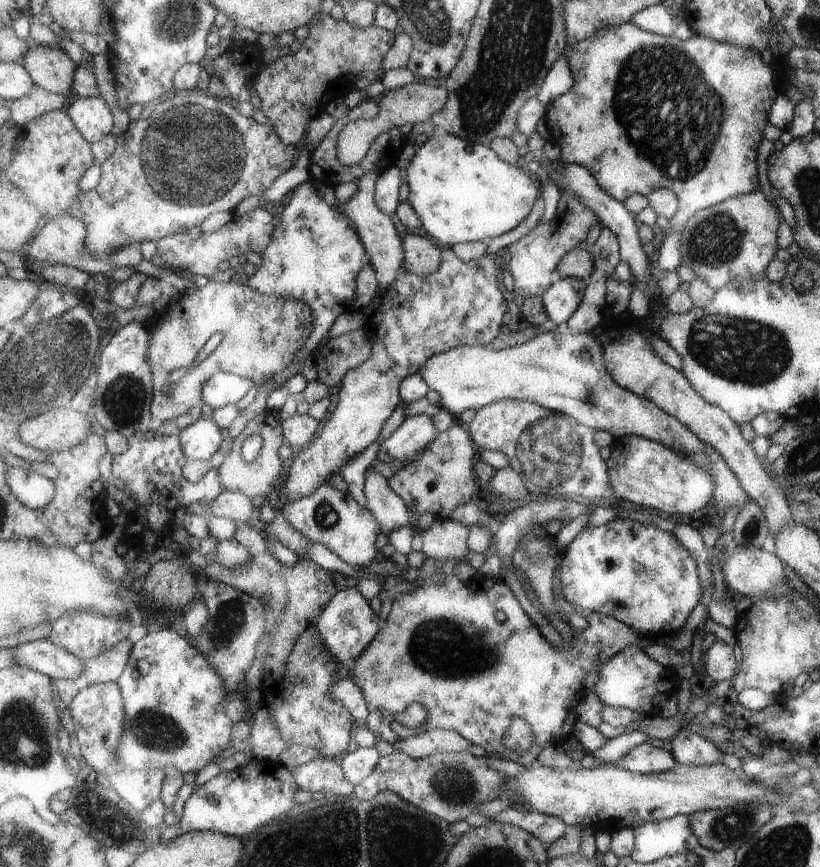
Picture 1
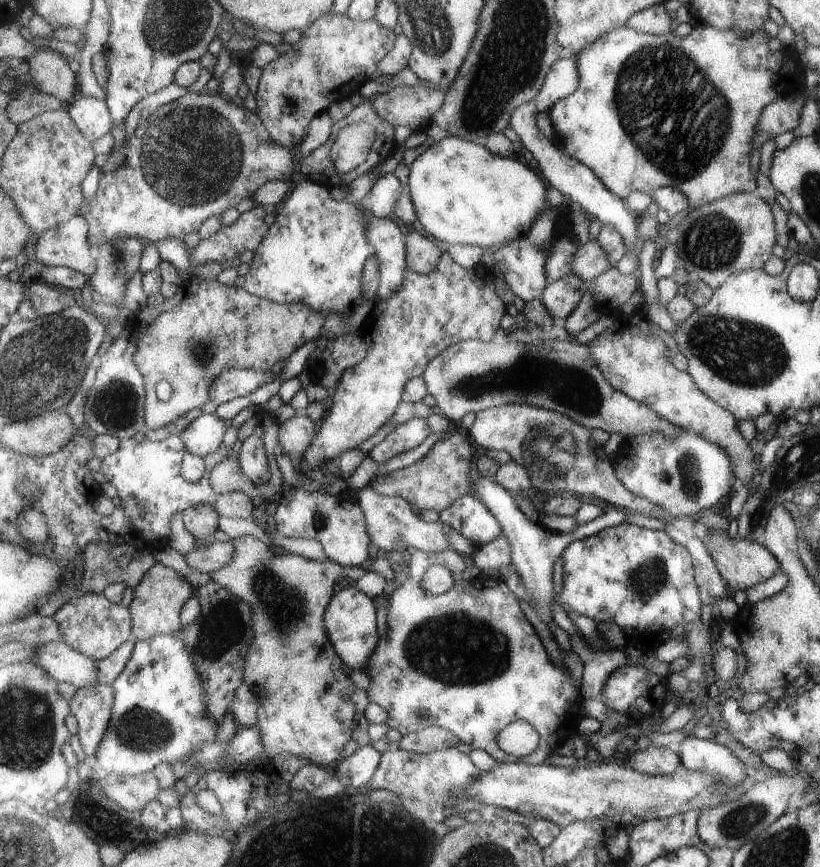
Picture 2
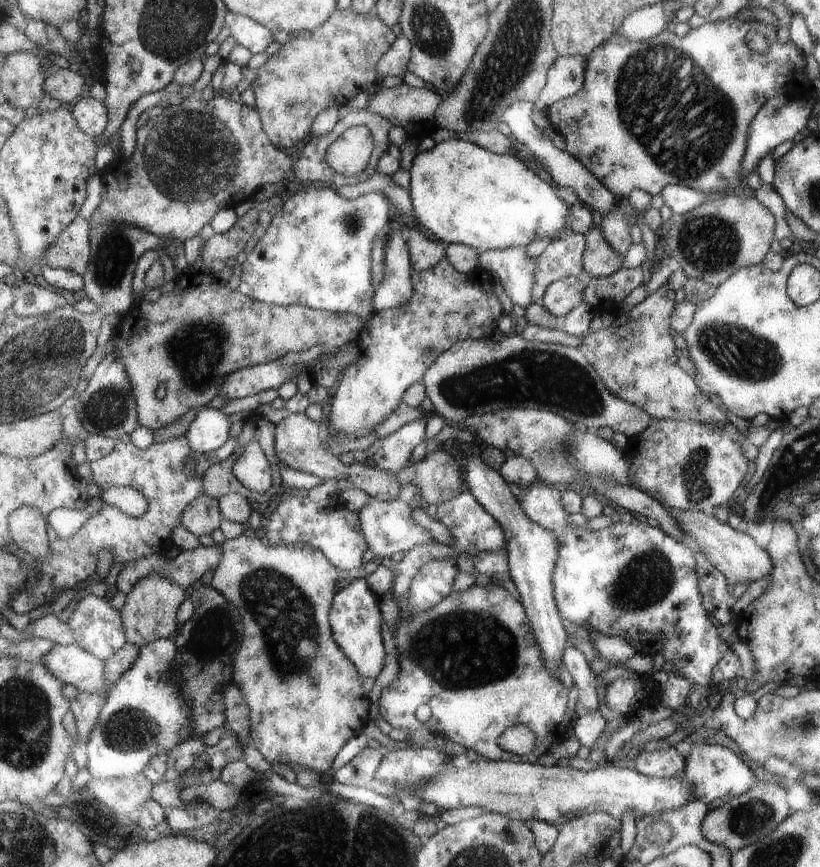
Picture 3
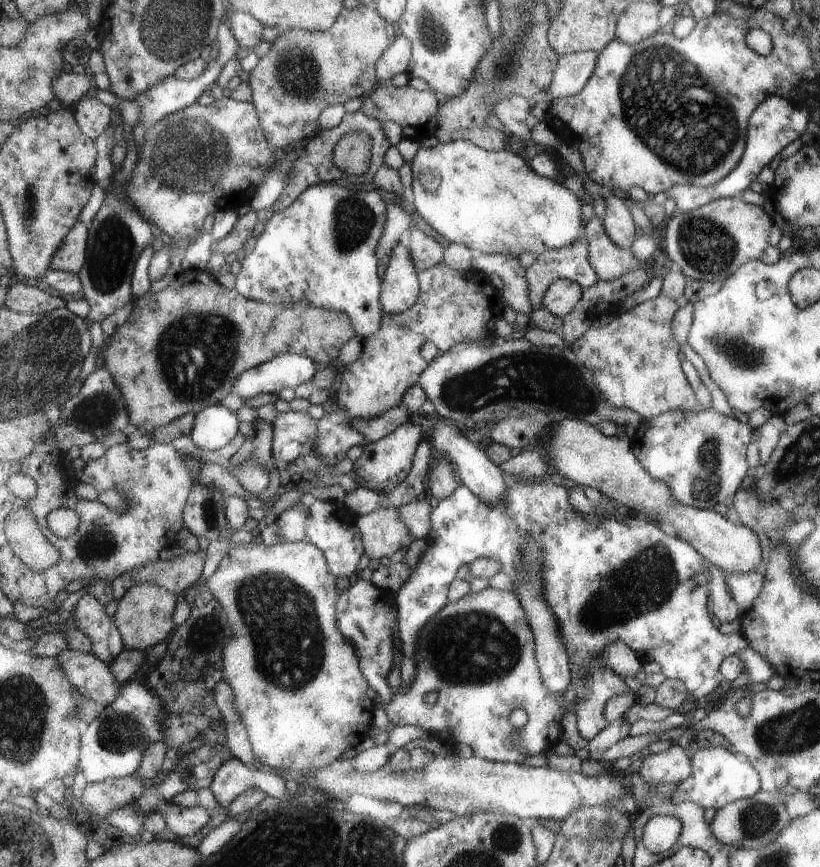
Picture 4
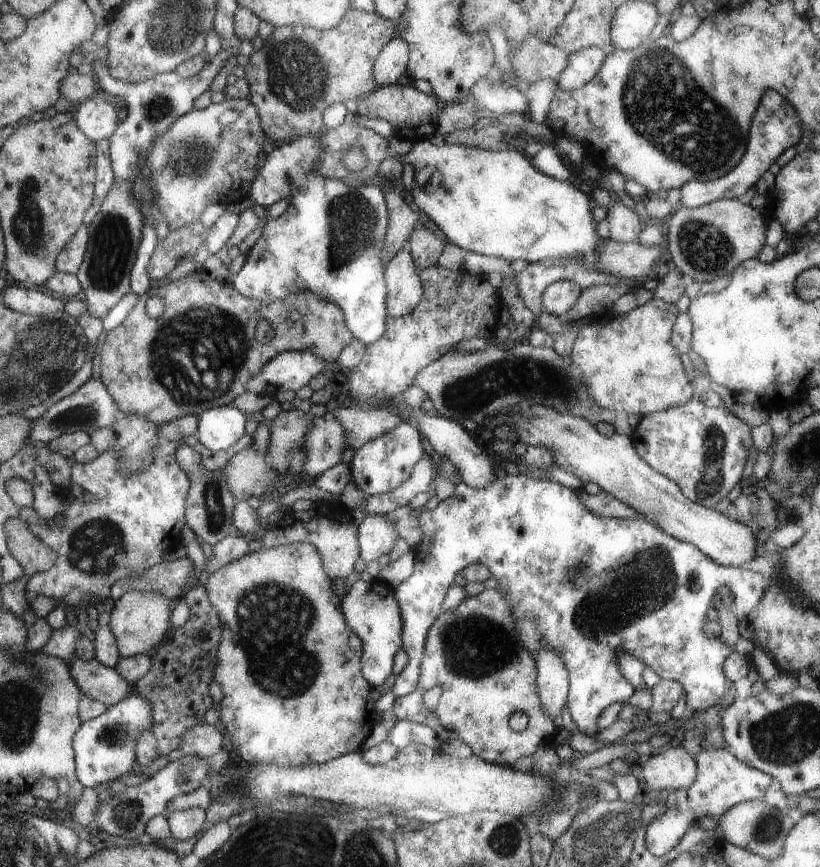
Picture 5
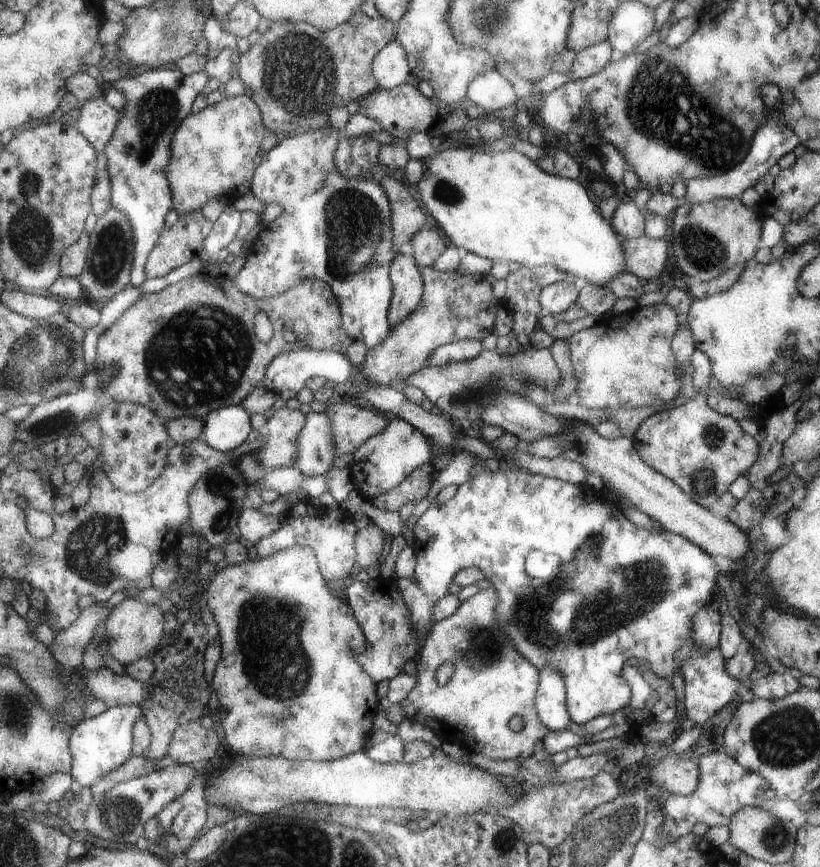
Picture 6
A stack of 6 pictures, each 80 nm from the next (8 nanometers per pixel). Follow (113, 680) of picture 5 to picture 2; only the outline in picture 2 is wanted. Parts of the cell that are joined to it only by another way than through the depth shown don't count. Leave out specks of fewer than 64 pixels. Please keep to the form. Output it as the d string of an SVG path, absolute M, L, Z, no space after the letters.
M64 642L43 643L30 662L45 668L59 683L70 683L77 689L89 688L99 683L97 661Z

